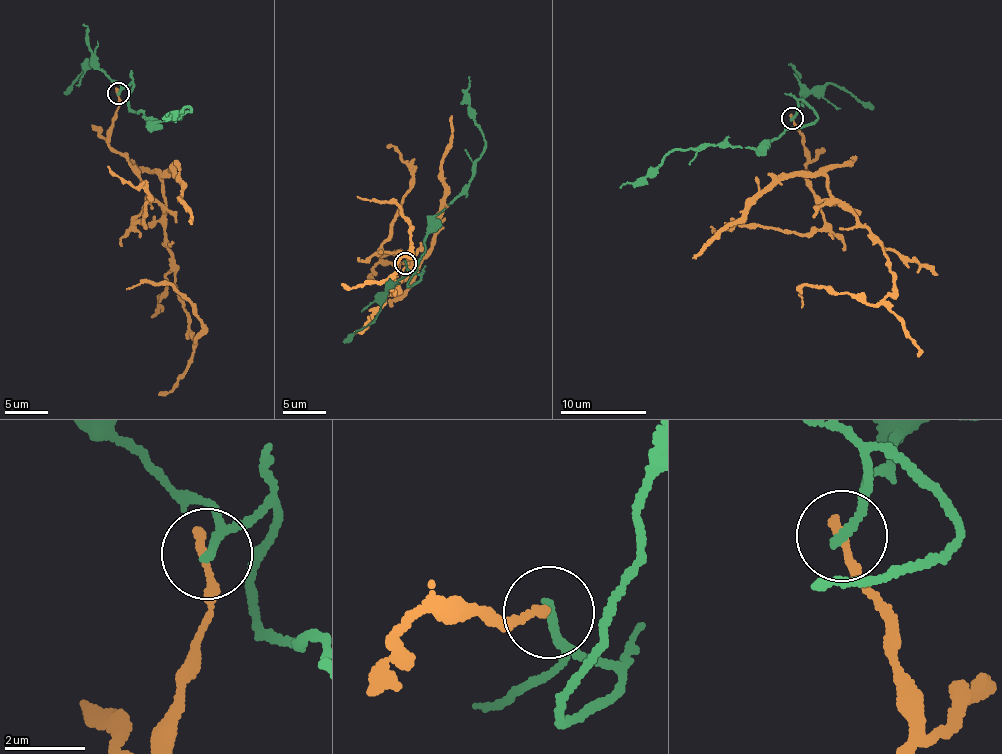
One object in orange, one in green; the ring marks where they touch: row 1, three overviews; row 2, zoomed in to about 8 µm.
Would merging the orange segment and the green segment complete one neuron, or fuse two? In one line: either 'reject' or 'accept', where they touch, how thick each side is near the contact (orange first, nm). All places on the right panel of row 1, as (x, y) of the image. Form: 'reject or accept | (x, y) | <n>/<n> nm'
reject | (792, 118) | 240/240 nm

